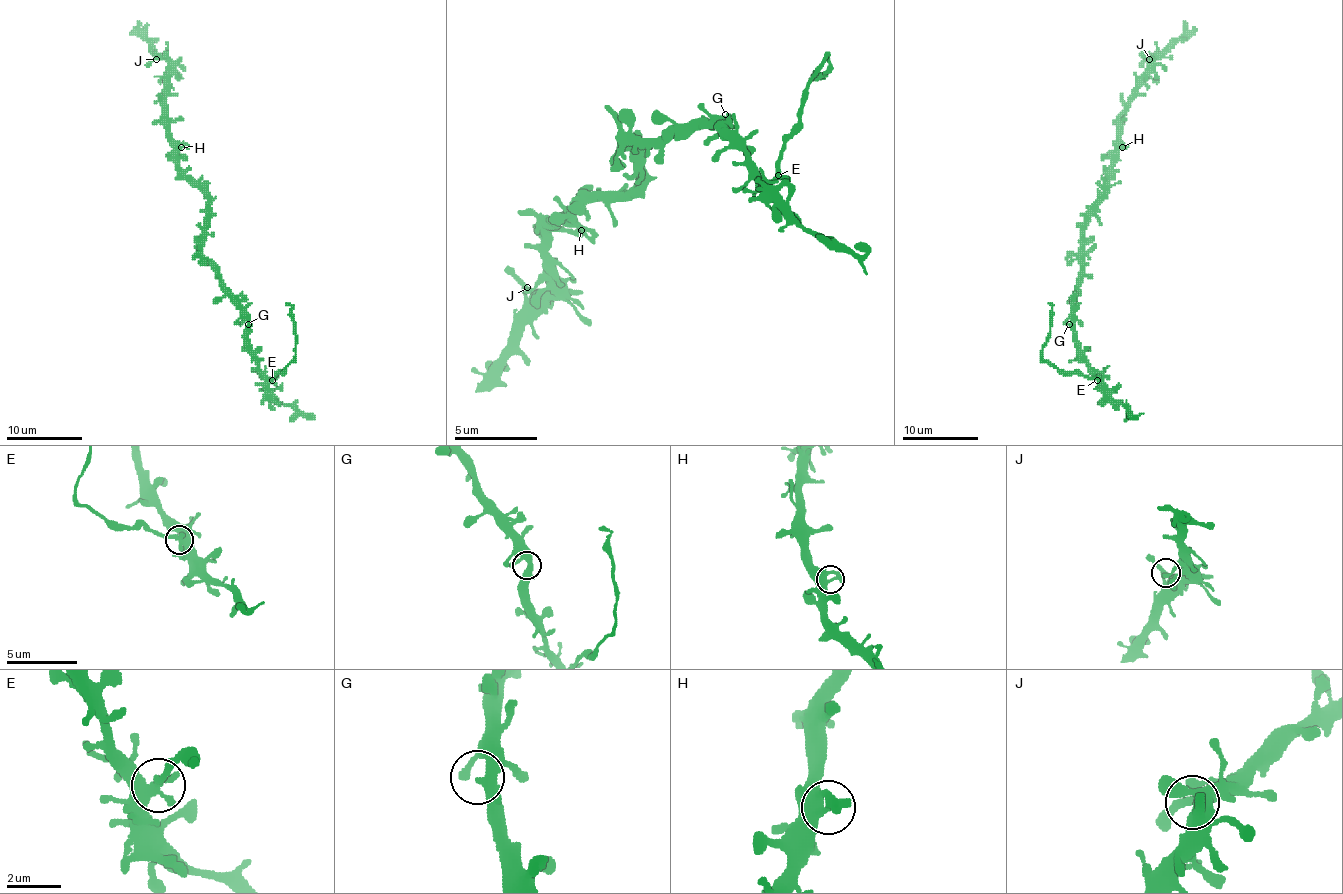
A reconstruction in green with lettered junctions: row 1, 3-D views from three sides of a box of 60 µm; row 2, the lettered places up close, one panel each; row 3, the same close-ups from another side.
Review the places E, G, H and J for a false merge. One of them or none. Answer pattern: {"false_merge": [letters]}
{"false_merge": ["E"]}

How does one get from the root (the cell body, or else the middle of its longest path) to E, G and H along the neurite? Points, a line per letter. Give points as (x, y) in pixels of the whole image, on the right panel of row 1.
E: (1084, 252), (1079, 295), (1075, 299), (1075, 347), (1079, 356), (1099, 377), (1098, 379)
G: (1084, 252), (1079, 295), (1075, 299), (1075, 320), (1069, 324)
H: (1084, 252), (1088, 213), (1103, 194), (1105, 175), (1113, 166), (1115, 154), (1122, 147)

